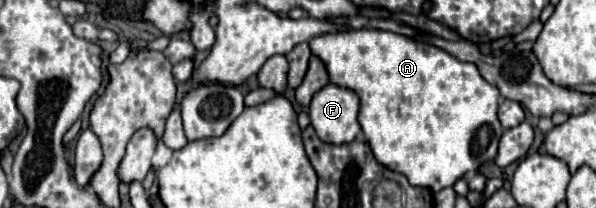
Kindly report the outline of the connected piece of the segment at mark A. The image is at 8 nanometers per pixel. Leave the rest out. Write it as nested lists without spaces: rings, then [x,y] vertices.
[[[368,28],[324,34],[310,40],[310,50],[326,64],[330,82],[352,88],[360,96],[358,122],[376,160],[404,174],[412,186],[440,192],[446,186],[454,186],[468,170],[478,170],[496,158],[502,136],[502,126],[496,116],[500,92],[480,76],[476,66],[460,62],[436,46],[414,42],[394,32]]]

